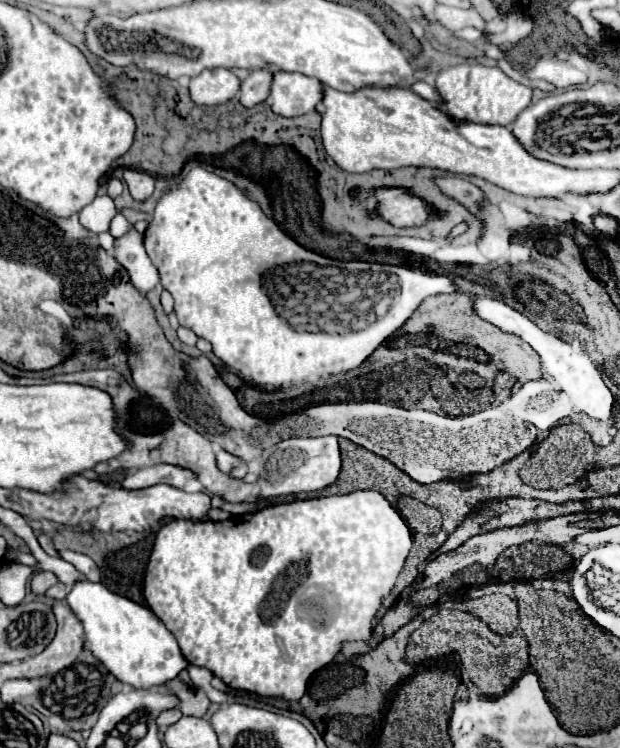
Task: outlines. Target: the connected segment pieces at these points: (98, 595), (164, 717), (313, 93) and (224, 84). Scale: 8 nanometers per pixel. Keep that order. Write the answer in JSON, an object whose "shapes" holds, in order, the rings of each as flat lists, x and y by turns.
{"shapes":[[[75,582,67,592,65,602,81,620,85,628,85,640,89,640,89,650,93,656,103,662,103,666,119,682,133,688,149,688,165,684,167,680,175,678,179,670,189,666,173,634,149,608,111,592,101,582]],[[169,708,169,710,163,710,159,716,157,716,157,724,159,726,169,726,171,722,177,722,181,718,181,712,177,708]],[[275,72,275,82,267,102,275,114,295,118,315,110,321,100,323,84,317,78,297,72]],[[215,68,191,78,189,92,197,104,223,104,239,92,239,86,241,82,231,70]]]}

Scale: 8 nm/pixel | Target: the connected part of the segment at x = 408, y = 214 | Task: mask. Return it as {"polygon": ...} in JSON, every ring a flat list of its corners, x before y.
{"polygon":[[379,188,375,192,375,198,377,198,375,214,379,214,397,228,419,226,419,222,427,218,427,206,423,206,419,198,403,194,403,190,399,188]]}

